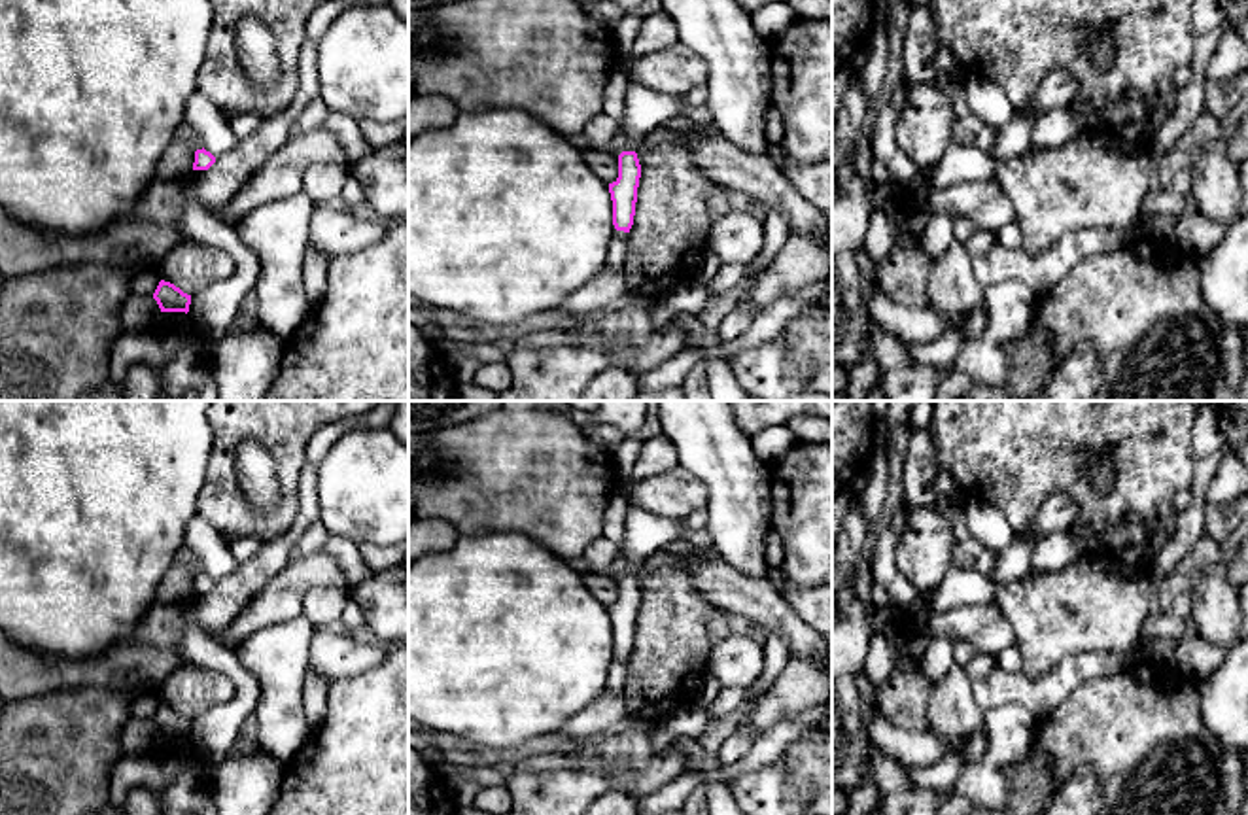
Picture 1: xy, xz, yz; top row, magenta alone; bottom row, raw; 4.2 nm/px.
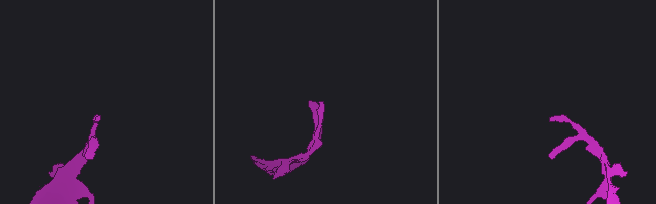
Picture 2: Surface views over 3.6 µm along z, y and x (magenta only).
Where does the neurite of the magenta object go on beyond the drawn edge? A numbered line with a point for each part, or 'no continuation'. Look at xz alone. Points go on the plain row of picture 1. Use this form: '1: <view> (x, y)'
1: xz (645, 534)

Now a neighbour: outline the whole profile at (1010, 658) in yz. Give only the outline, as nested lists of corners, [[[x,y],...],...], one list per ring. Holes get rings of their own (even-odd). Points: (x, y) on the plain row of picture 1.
[[[1017,645],[1006,647],[1000,654],[997,654],[997,666],[1006,669],[1006,671],[1021,671],[1023,669],[1023,660],[1017,650]]]

